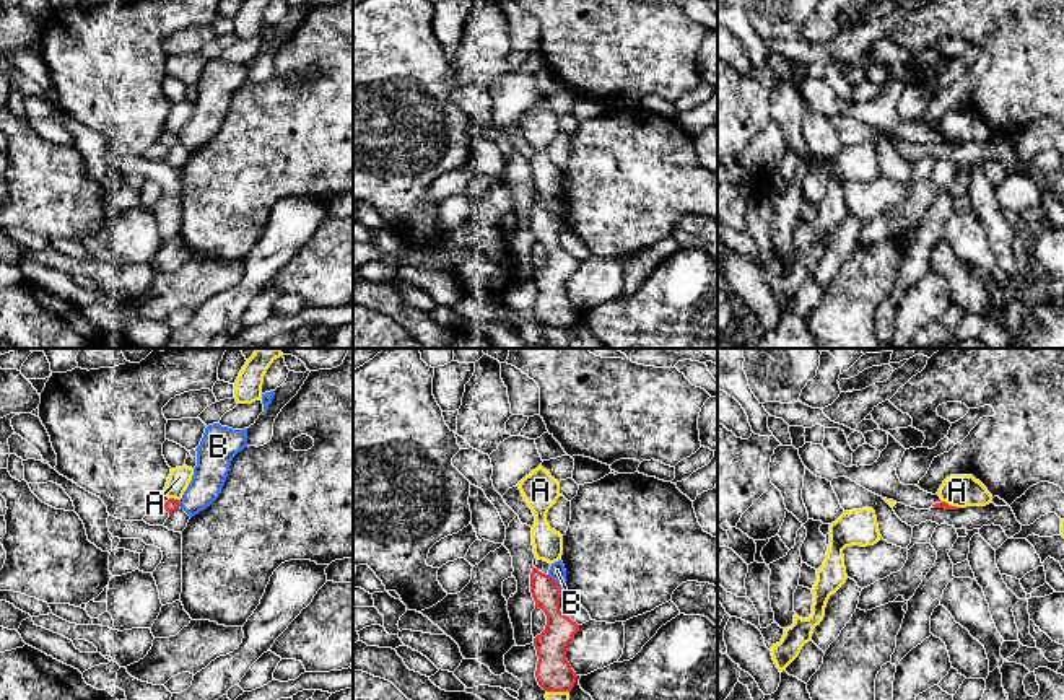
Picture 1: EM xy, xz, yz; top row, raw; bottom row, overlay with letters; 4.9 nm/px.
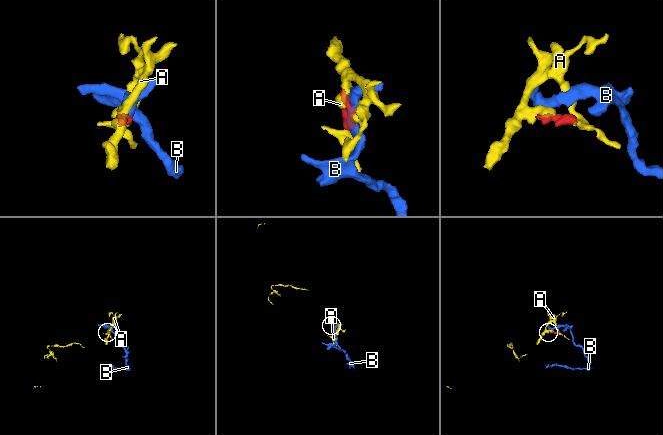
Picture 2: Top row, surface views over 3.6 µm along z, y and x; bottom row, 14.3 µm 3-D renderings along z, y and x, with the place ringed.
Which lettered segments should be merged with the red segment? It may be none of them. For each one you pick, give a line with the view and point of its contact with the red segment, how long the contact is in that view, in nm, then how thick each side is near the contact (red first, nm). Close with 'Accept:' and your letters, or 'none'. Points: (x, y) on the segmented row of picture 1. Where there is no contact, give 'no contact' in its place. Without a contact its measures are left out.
Accept: none

